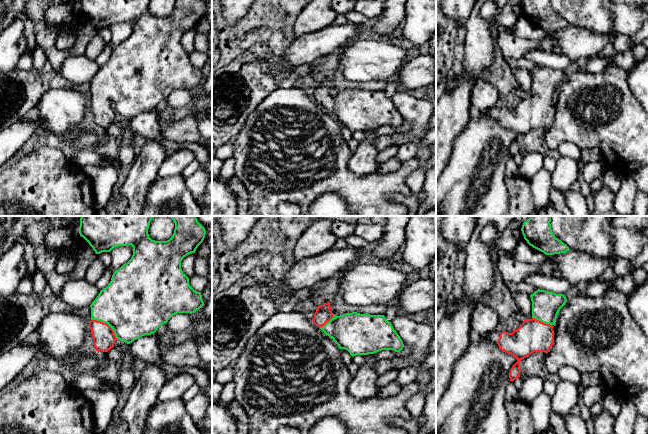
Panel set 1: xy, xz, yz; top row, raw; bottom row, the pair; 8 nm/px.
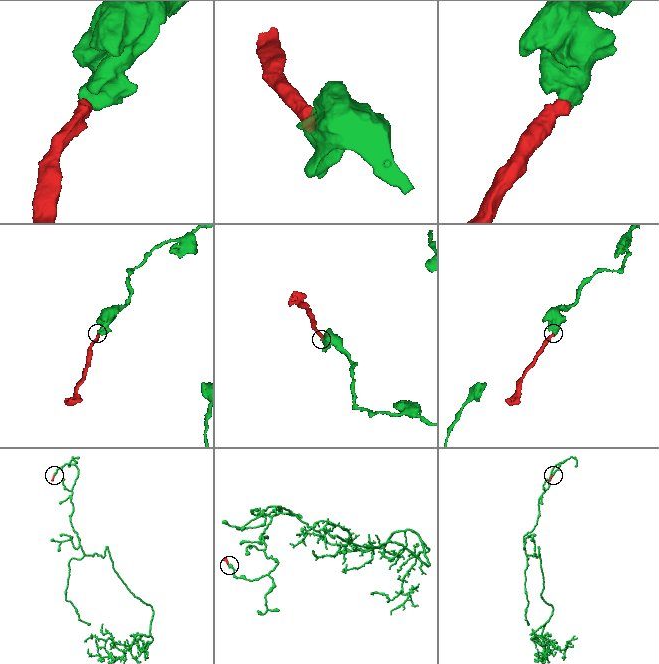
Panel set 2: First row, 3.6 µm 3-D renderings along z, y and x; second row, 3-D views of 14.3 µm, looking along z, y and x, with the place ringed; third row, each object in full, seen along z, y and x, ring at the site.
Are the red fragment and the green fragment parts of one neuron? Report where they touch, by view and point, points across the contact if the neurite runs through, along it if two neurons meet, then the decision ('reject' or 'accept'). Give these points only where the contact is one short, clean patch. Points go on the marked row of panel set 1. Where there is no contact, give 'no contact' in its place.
contact xy (106, 323); way xy (103, 335), (106, 323), (131, 305); accept

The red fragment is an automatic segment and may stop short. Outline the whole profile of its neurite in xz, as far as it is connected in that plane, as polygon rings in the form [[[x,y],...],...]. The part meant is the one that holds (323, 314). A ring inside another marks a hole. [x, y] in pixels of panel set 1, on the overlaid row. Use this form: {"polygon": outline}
{"polygon": [[[330,303],[317,306],[313,323],[350,355],[368,355],[382,350],[400,352],[403,341],[384,315],[357,312],[334,316]]]}

